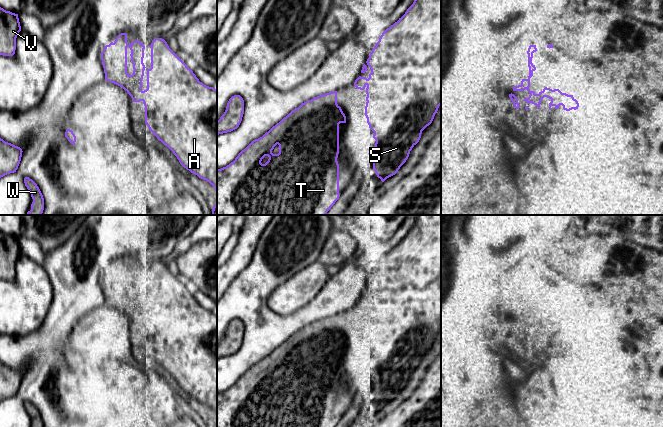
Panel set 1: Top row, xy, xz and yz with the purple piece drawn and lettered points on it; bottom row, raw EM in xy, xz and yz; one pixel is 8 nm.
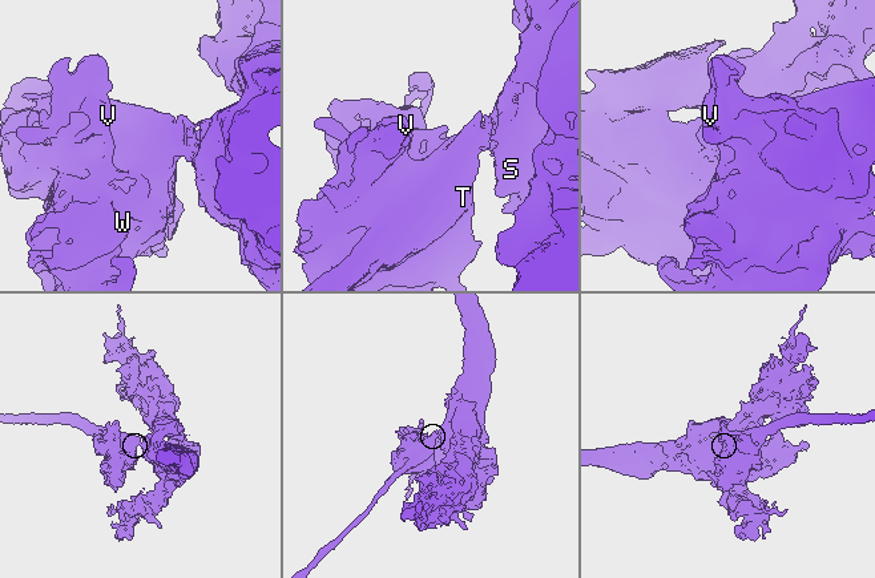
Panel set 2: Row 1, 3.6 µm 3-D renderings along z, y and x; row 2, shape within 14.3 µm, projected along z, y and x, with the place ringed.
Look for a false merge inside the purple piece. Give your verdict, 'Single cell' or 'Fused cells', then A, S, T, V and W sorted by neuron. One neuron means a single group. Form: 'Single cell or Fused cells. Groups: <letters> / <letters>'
Single cell. Groups: A S T V W

